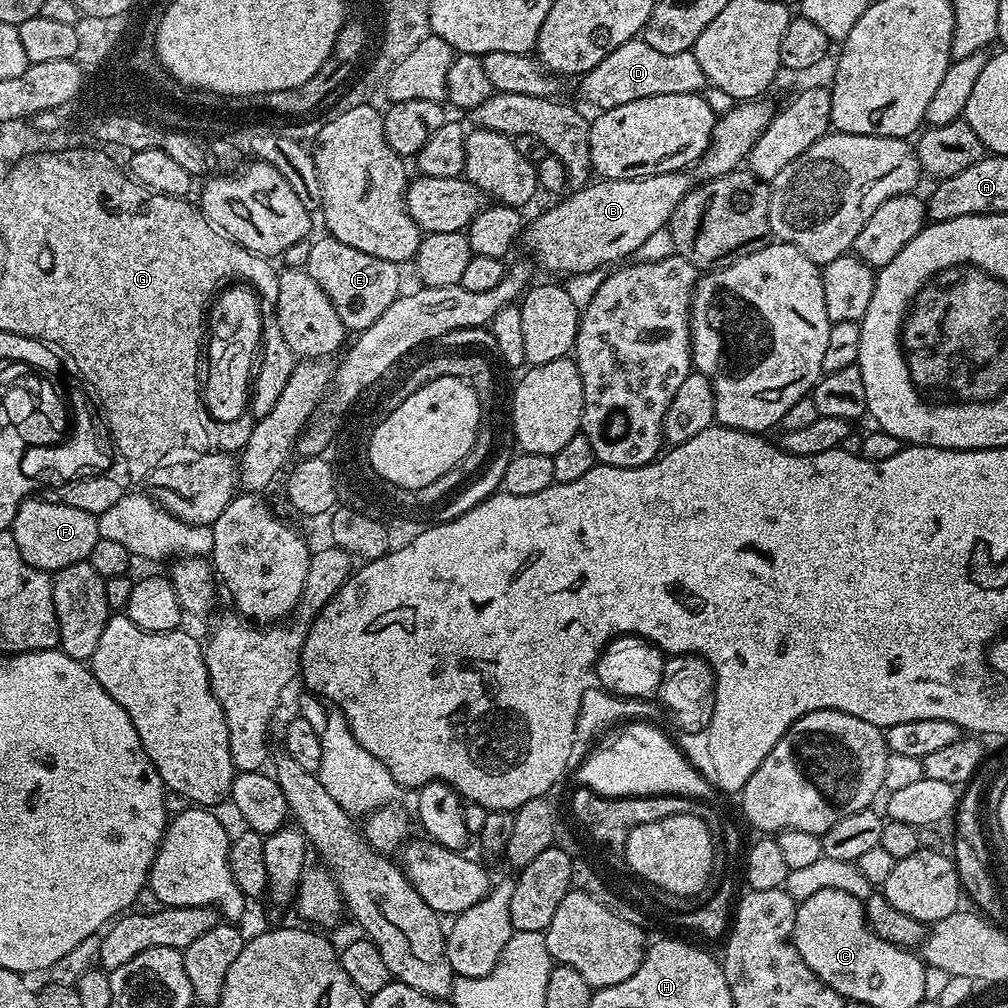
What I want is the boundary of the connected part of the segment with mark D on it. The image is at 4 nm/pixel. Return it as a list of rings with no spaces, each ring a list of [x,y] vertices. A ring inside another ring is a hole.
[[[637,38],[618,46],[594,70],[583,73],[578,83],[581,96],[599,111],[604,111],[658,94],[698,94],[704,90],[707,80],[697,56],[690,50],[664,54],[651,48],[644,39]]]

